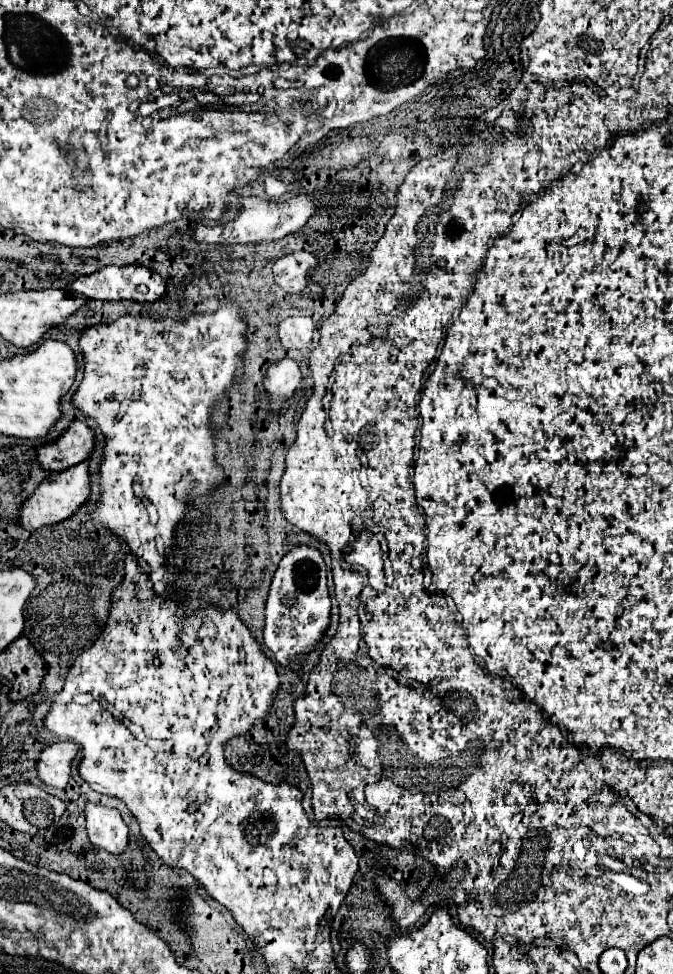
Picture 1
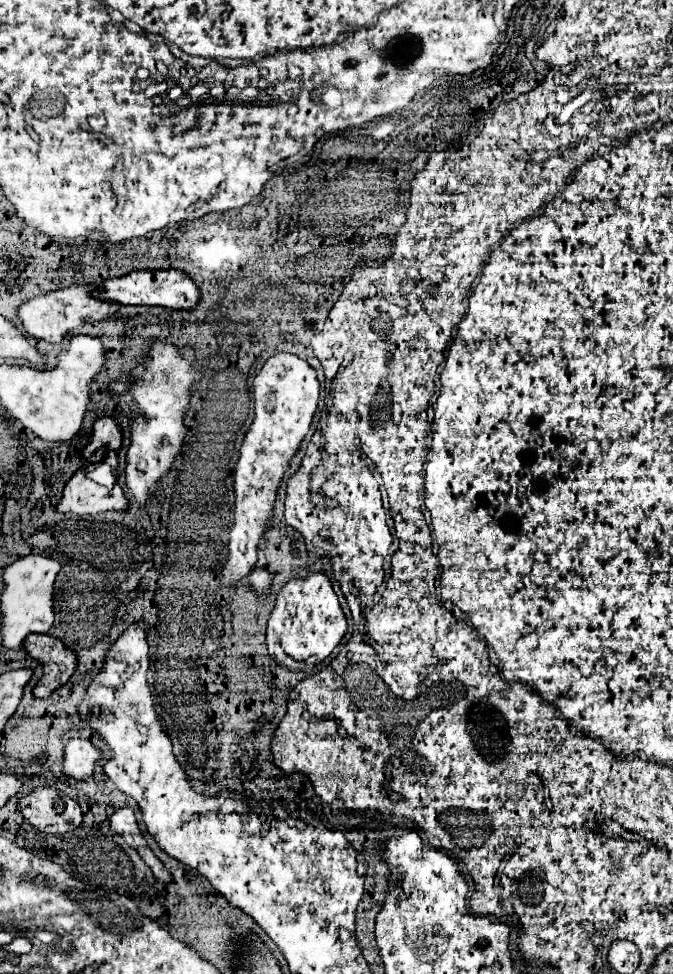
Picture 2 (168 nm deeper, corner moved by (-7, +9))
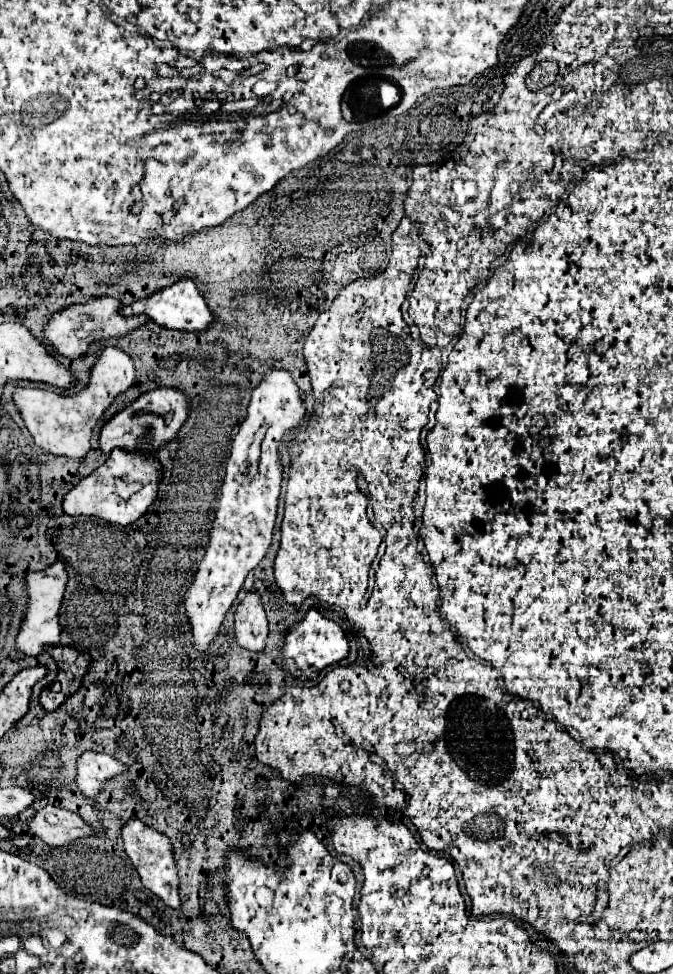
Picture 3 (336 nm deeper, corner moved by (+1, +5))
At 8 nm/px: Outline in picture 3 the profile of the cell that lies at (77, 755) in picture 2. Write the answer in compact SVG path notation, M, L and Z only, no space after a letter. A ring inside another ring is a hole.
M85 752L77 762L77 786L87 798L97 798L105 790L105 782L125 770L127 766L109 754Z

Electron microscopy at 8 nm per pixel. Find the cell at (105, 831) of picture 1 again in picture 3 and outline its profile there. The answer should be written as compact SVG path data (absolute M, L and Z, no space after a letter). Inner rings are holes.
M129 820L123 826L123 840L125 840L125 852L131 858L143 886L147 890L151 890L153 894L157 894L169 908L181 908L181 900L179 900L179 874L177 874L177 864L175 864L175 856L173 856L173 846L171 840L165 838L165 834L149 828L147 824L143 824L141 820Z

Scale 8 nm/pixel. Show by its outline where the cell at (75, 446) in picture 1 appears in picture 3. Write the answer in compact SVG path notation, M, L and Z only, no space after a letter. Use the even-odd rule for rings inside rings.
M157 388L147 394L141 394L129 408L115 414L101 428L101 438L99 438L101 450L103 450L103 454L109 454L113 448L139 450L141 448L139 442L147 434L149 434L151 450L159 450L163 444L167 444L175 438L175 434L185 424L185 418L189 416L189 412L191 412L191 398L177 388Z

